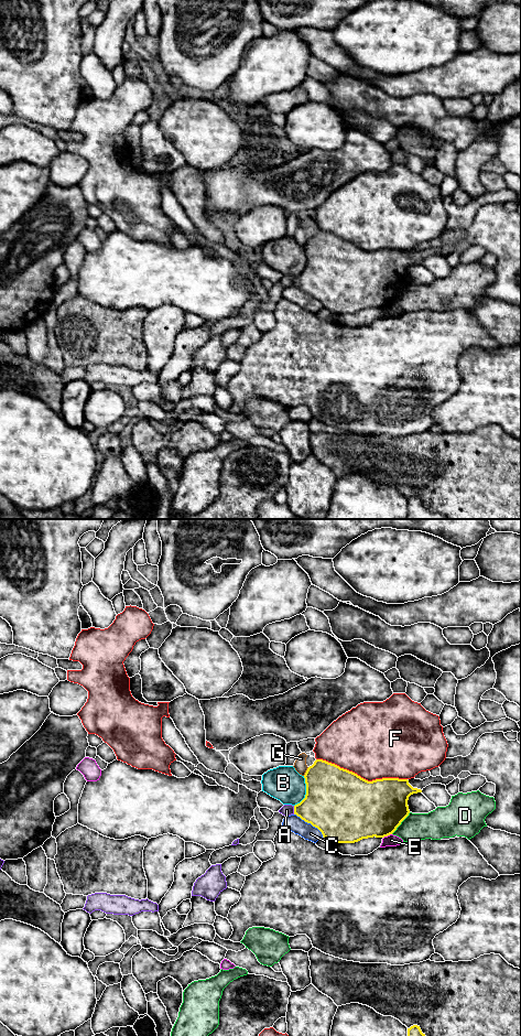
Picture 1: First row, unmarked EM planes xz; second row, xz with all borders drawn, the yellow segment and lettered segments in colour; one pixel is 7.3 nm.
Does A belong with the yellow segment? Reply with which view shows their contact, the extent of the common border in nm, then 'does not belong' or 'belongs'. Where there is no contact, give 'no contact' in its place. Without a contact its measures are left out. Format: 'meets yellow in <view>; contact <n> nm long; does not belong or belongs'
meets yellow in xz; contact 60 nm long; does not belong

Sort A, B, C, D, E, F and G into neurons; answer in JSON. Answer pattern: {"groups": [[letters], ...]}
{"groups": [["A"], ["B", "F"], ["C"], ["D"], ["E"], ["G"]]}

